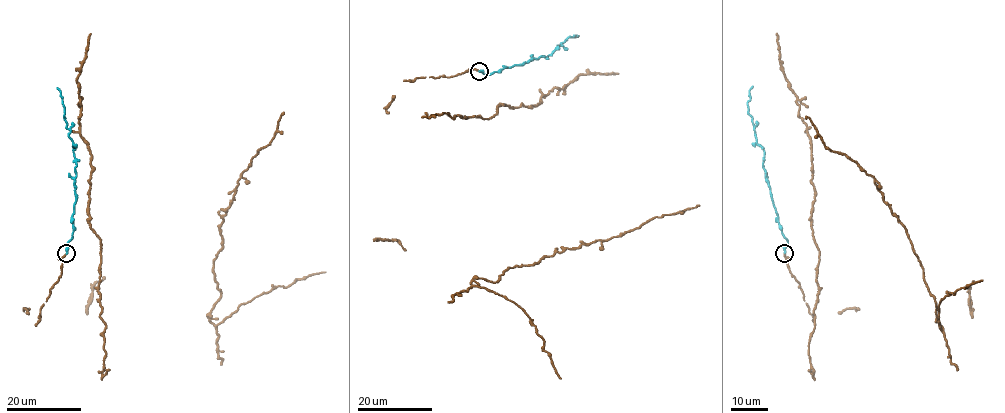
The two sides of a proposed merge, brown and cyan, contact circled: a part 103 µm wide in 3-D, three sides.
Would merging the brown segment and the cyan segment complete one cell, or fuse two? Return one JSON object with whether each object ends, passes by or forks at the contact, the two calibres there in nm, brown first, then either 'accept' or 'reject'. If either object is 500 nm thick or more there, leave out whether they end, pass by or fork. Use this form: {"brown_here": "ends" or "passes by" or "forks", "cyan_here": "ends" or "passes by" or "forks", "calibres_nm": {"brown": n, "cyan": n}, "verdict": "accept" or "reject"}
{"brown_here": "ends", "cyan_here": "ends", "calibres_nm": {"brown": 160, "cyan": 180}, "verdict": "accept"}

